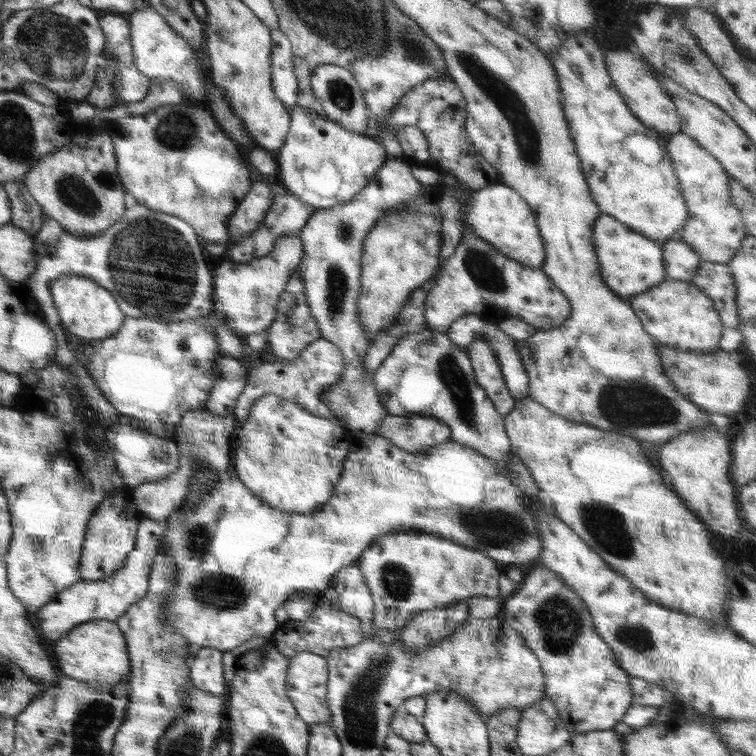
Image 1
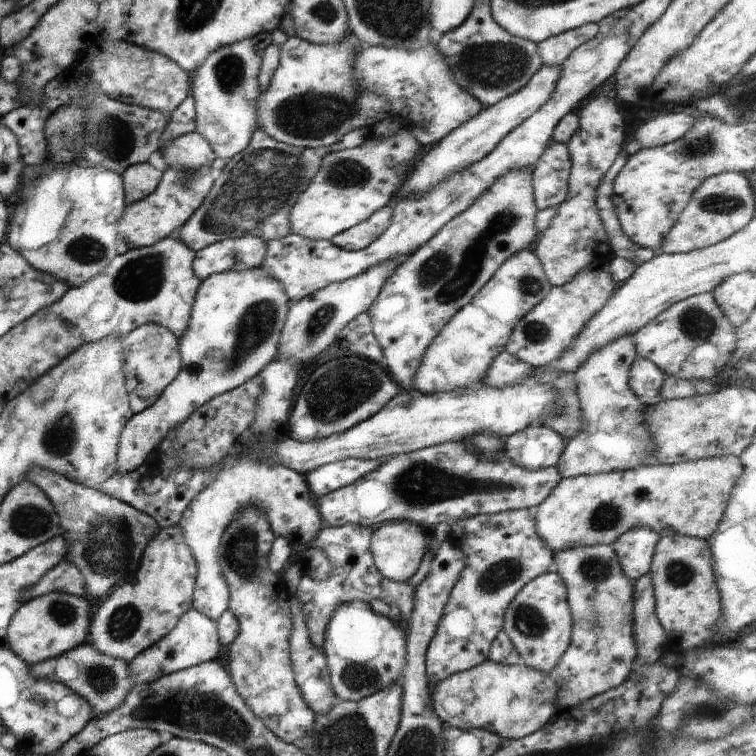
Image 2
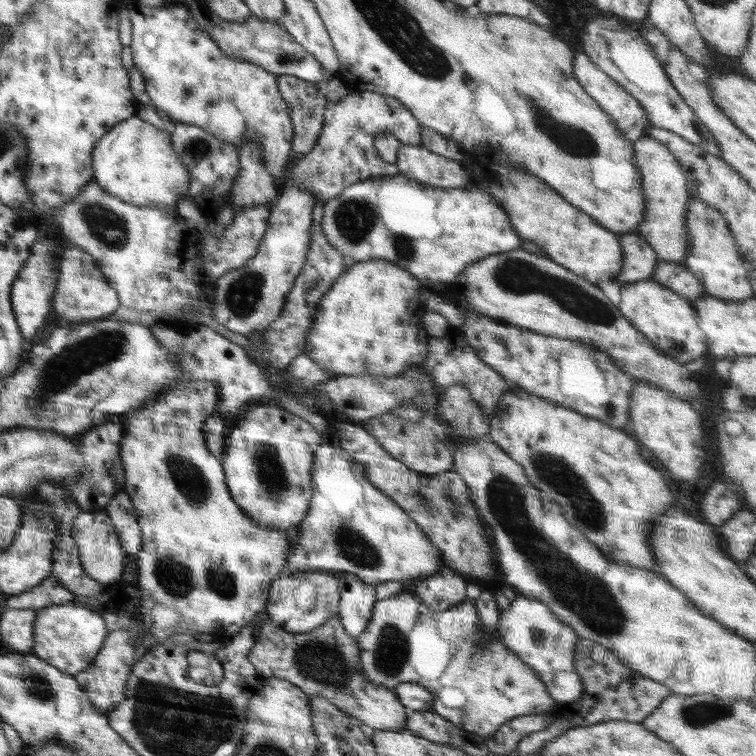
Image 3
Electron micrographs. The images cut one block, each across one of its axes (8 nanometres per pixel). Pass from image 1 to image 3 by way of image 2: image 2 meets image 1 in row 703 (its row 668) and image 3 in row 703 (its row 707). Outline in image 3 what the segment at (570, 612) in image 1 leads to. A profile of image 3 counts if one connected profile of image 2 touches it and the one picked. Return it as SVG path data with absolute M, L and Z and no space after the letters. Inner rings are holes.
M522 594L514 599L499 616L497 632L500 633L502 643L538 673L557 705L578 702L584 694L584 683L574 667L574 648L579 638L576 631L562 623L558 615L550 611L541 600L527 598Z

